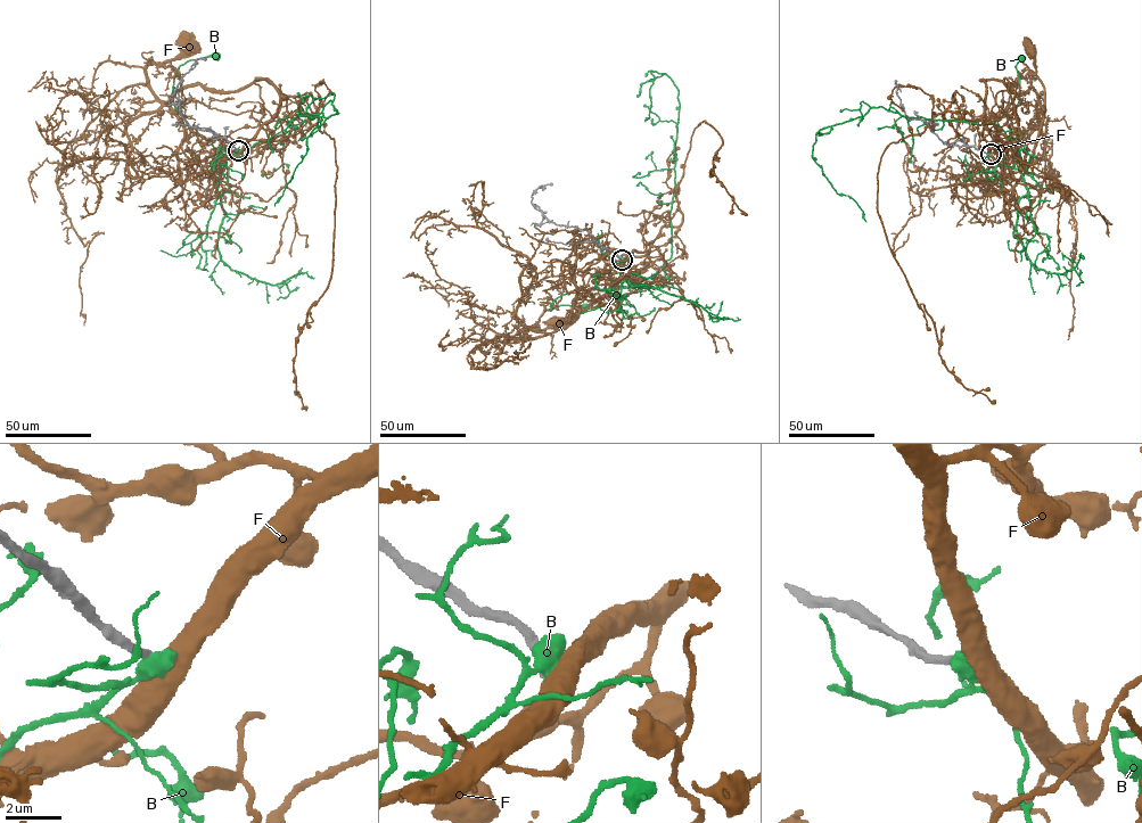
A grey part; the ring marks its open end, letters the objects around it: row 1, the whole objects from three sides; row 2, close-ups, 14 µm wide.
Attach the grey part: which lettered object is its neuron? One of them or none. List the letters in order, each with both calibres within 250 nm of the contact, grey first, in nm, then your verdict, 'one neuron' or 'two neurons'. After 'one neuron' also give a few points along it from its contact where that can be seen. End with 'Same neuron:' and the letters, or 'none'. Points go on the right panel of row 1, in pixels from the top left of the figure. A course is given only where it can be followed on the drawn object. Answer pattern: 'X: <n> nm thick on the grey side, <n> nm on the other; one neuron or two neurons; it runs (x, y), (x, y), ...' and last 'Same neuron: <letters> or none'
B: 420 nm thick on the grey side, 800 nm on the other; two neurons
F: 320 nm thick on the grey side, 700 nm on the other; two neurons
Same neuron: none

